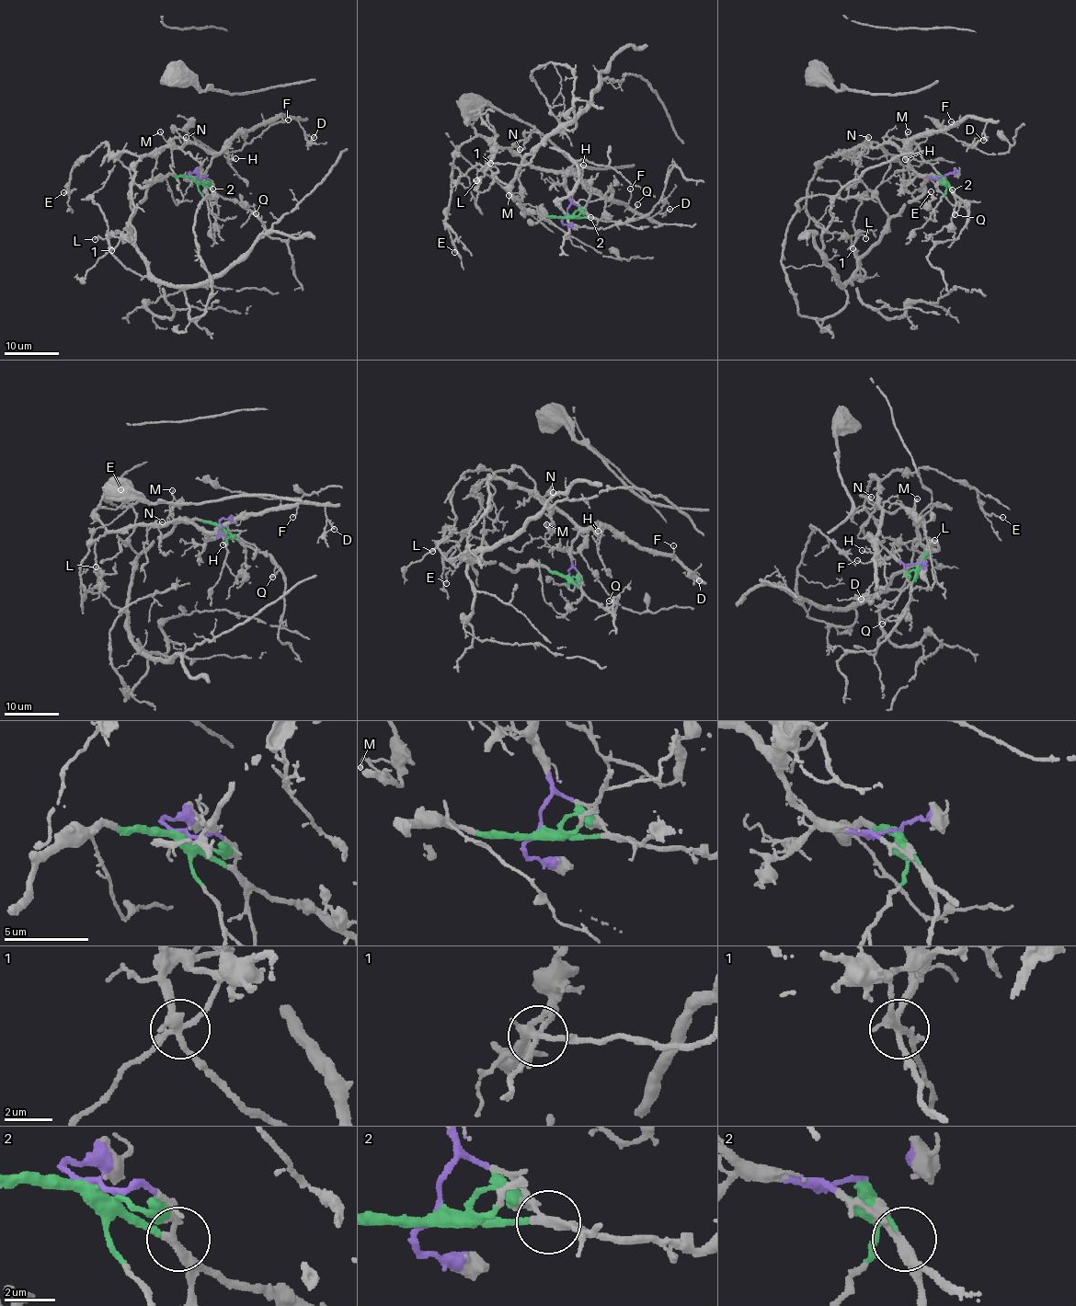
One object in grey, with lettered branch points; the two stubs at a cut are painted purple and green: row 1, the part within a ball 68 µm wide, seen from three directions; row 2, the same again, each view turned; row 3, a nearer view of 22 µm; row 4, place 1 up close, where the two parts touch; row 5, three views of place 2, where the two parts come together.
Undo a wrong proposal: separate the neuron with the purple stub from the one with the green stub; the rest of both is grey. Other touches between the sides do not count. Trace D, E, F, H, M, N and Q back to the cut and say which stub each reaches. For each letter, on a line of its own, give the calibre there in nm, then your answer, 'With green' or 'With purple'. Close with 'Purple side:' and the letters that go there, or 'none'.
D: Thickness 140 nm. With purple
E: Thickness 130 nm. With purple
F: Thickness 110 nm. With purple
H: Thickness 150 nm. With purple
M: Thickness 130 nm. With purple
N: Thickness 180 nm. With purple
Q: Thickness 100 nm. With green
Purple side: D, E, F, H, M, N

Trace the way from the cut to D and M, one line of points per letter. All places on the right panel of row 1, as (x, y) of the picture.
D: (944, 177), (923, 177), (910, 166), (906, 157), (913, 141), (967, 117), (985, 122), (983, 139)
M: (944, 177), (923, 177), (900, 149), (884, 139), (888, 136), (908, 142), (906, 133), (909, 131)

